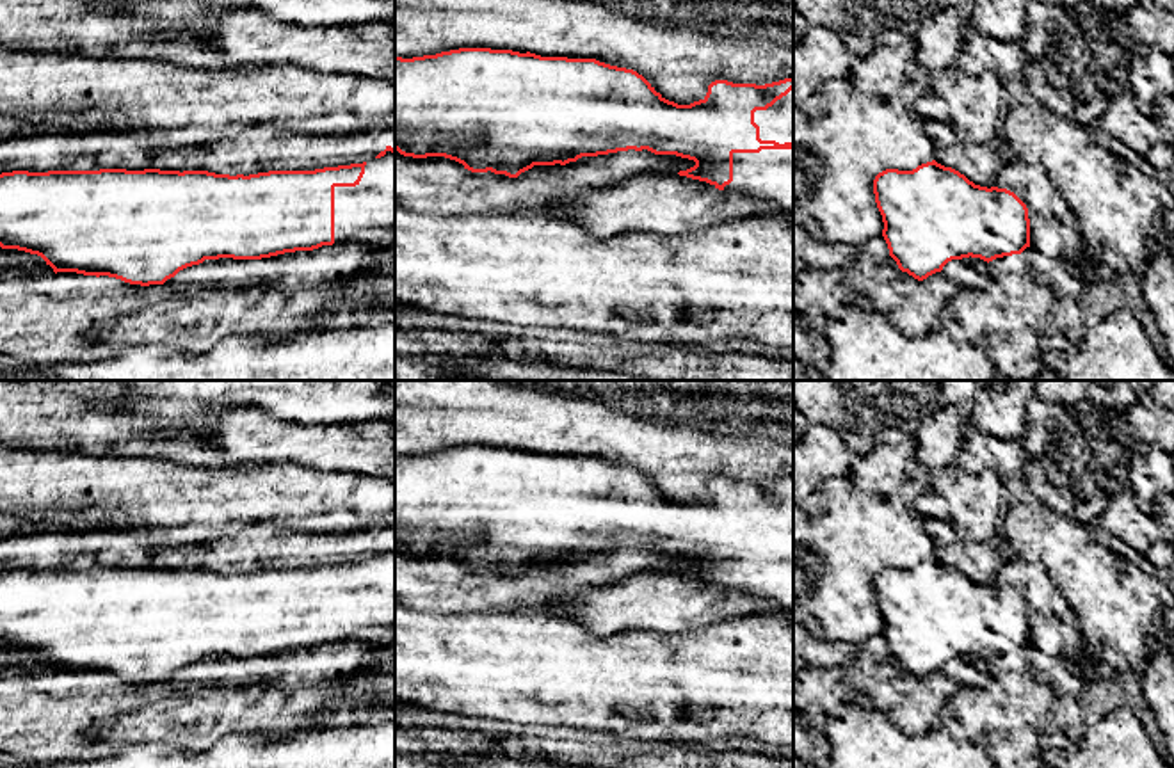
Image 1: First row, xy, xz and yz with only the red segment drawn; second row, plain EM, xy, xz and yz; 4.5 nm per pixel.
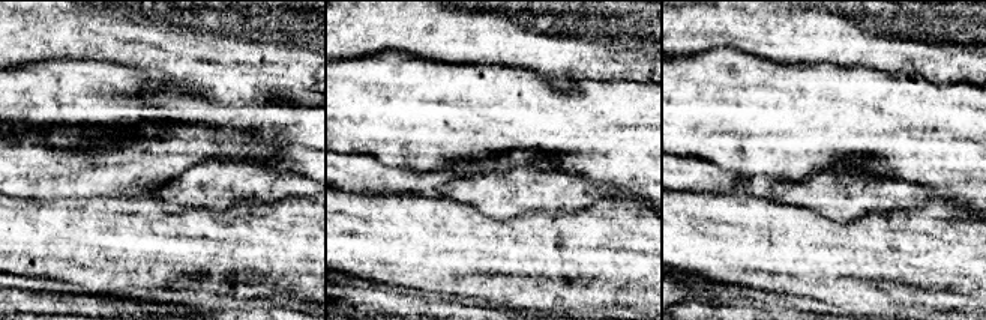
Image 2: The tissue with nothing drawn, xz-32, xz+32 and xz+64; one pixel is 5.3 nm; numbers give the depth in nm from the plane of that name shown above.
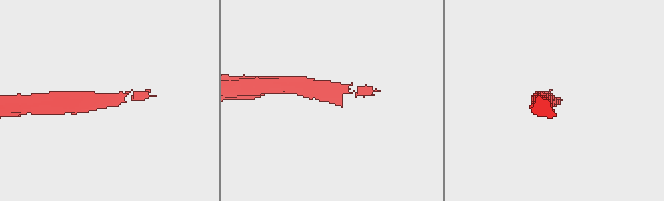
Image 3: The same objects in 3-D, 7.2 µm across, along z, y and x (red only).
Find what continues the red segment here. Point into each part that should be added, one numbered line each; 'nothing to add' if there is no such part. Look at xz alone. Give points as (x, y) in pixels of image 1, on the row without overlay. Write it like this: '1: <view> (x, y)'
1: xz (776, 521)
2: xz (769, 573)

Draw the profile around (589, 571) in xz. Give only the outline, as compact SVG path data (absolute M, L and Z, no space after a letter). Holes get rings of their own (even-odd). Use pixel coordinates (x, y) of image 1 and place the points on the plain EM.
M395 548L395 601L427 613L544 613L566 594L607 588L646 572L676 572L696 560L647 548L534 564L518 576L471 571L445 555L413 556Z

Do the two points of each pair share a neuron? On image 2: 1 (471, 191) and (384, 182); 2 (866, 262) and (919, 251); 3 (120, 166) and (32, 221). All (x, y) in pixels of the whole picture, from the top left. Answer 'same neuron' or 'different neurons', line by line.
1: different neurons
2: same neuron
3: different neurons

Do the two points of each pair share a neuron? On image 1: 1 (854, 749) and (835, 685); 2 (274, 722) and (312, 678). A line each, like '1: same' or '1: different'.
1: different
2: different

